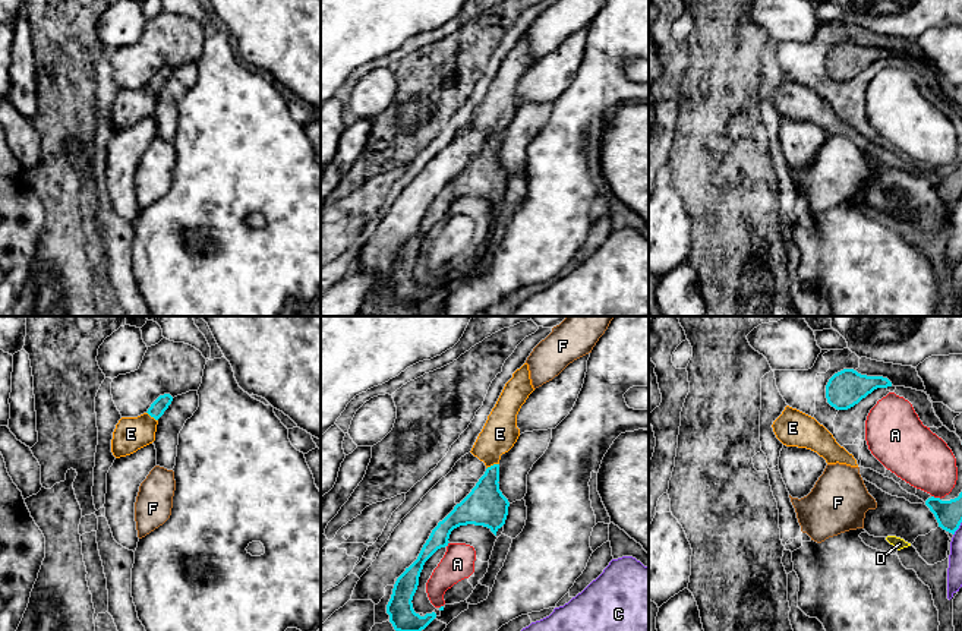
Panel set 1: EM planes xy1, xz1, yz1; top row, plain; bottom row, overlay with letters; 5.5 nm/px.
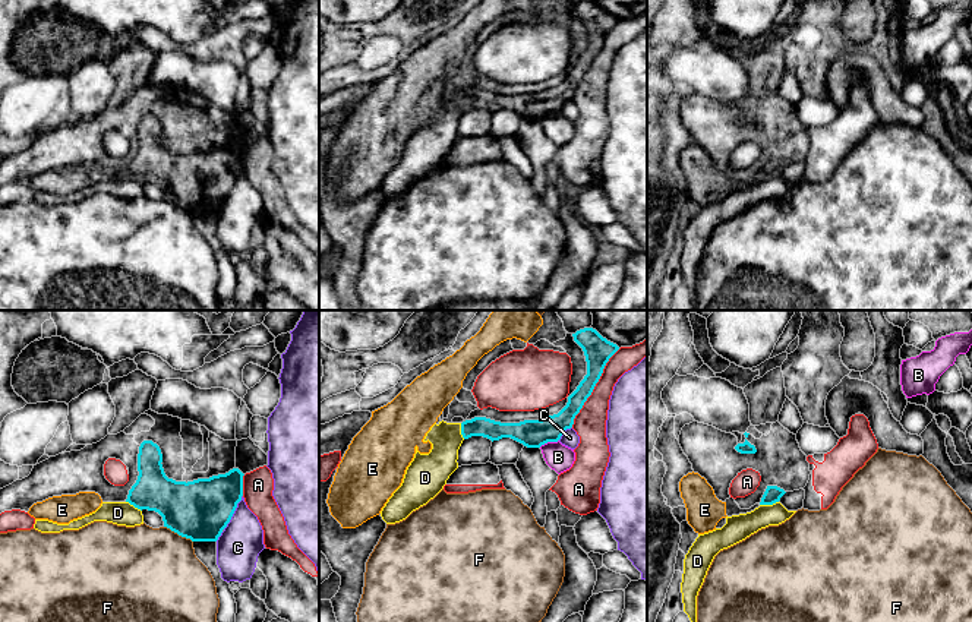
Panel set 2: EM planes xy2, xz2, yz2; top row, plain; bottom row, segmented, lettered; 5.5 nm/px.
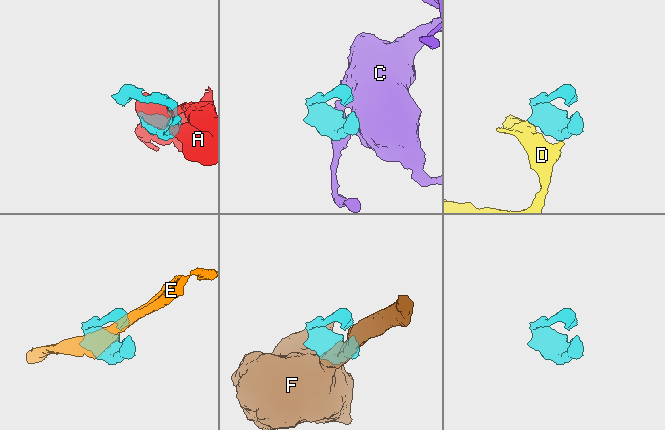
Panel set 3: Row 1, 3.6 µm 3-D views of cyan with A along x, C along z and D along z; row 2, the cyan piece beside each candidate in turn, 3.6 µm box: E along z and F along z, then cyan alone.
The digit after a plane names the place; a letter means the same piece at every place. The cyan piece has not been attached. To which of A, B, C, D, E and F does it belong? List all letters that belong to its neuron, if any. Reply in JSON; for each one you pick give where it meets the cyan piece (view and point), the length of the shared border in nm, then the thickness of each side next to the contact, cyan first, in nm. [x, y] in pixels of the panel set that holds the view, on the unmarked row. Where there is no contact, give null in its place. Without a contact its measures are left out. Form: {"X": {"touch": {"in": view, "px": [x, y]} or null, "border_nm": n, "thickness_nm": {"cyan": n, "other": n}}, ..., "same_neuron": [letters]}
{"E": {"touch": {"in": "xz1", "px": [494, 136]}, "border_nm": 80, "thickness_nm": {"cyan": 220, "other": 200}}, "same_neuron": ["E"]}

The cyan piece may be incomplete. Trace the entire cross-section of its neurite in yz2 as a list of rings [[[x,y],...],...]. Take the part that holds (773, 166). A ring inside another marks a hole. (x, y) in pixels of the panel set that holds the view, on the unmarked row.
[[[767,158],[760,177],[773,177],[780,173],[786,164],[777,158]]]

